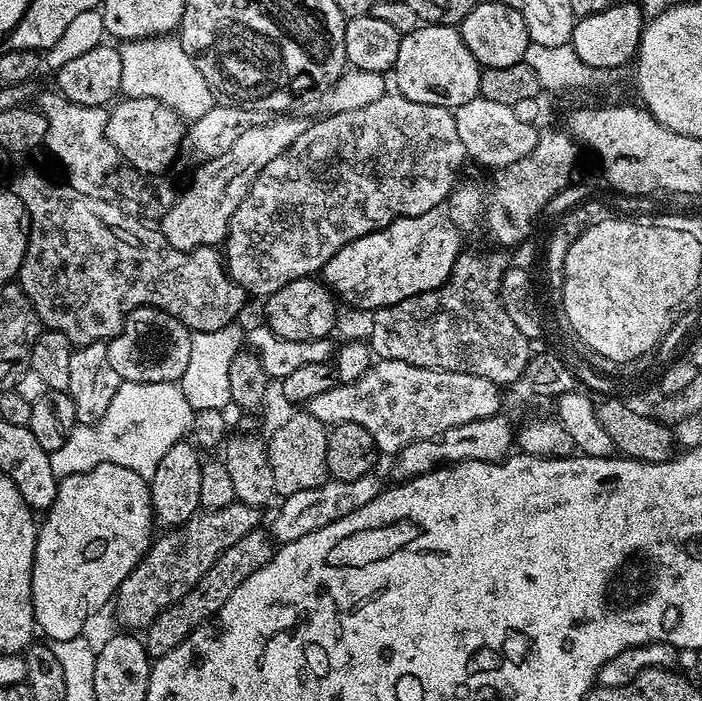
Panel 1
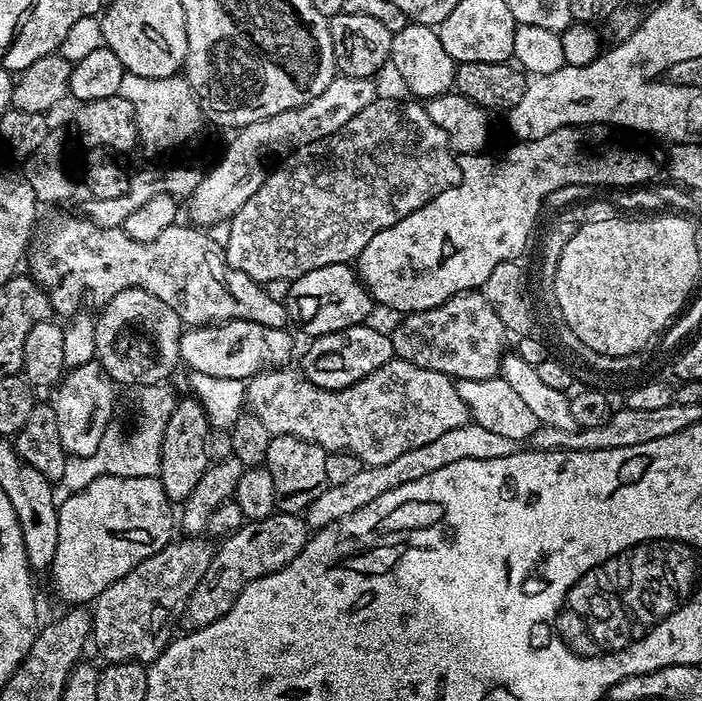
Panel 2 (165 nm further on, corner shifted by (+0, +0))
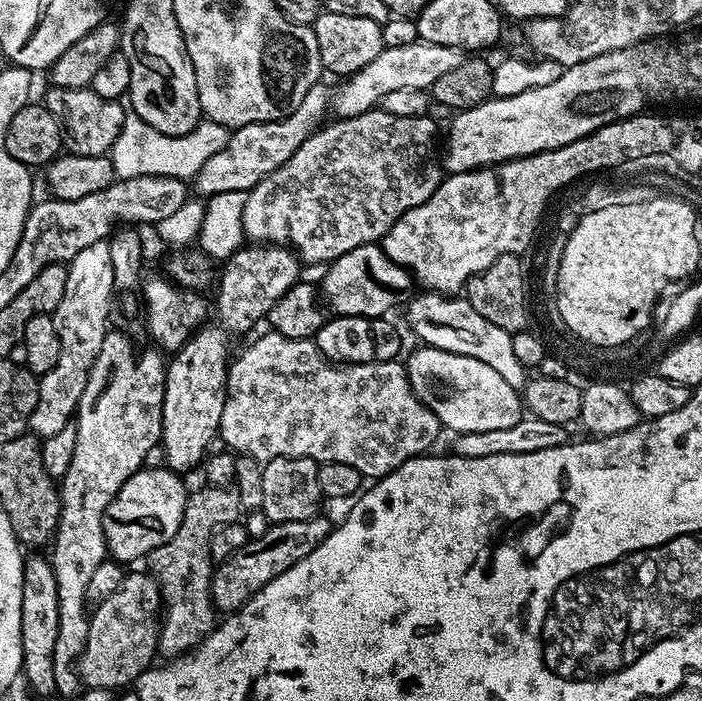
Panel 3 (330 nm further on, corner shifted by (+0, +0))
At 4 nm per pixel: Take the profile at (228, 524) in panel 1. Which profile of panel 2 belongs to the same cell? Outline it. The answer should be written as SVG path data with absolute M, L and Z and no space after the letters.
M185 535L184 540L173 539L165 548L158 550L158 554L150 554L134 570L130 570L118 582L106 586L102 594L97 596L91 605L92 613L92 631L91 639L96 640L96 648L105 656L105 661L113 664L120 664L124 660L135 660L137 662L151 662L158 655L158 648L155 648L156 635L164 628L164 623L172 615L179 613L184 607L184 603L190 598L194 586L198 586L198 578L206 574L206 566L210 566L214 544L204 540L203 535L189 536Z

